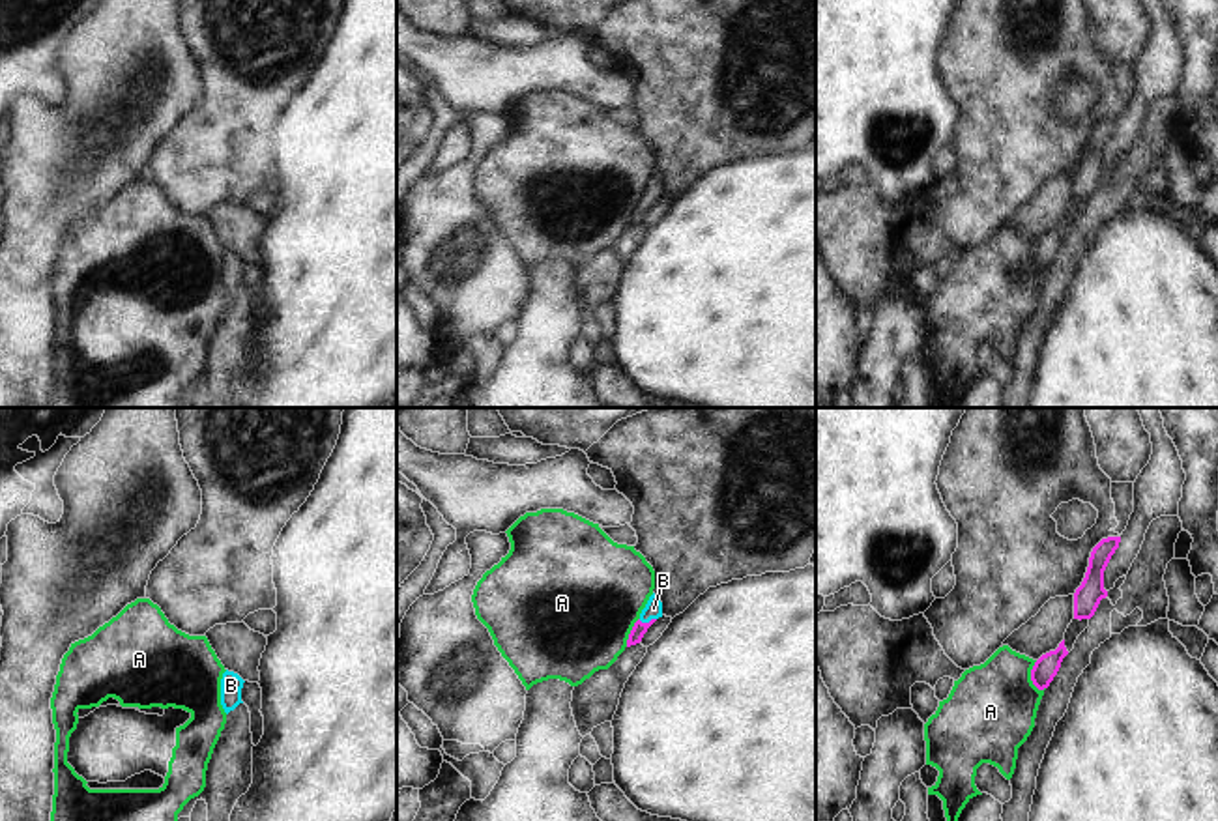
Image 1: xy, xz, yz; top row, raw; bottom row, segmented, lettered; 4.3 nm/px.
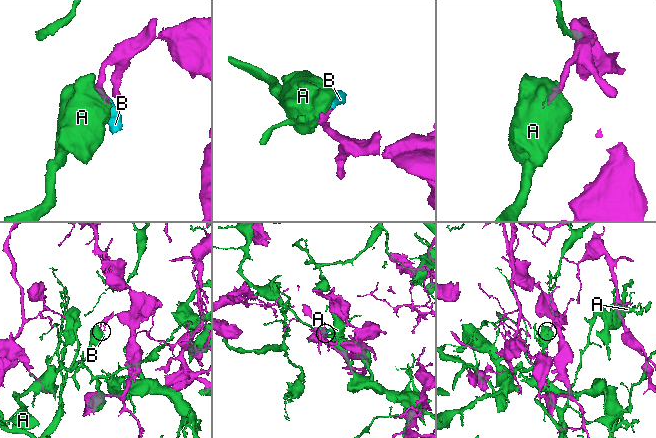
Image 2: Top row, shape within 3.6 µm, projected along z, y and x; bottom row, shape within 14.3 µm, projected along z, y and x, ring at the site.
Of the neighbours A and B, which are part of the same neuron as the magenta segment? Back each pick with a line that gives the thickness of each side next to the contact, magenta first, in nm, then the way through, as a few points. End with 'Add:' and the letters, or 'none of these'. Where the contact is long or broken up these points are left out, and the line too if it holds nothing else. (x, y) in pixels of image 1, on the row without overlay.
B: calibres 60 and 80 nm; way xz (638, 210), (646, 204), (653, 189)
Add: B

